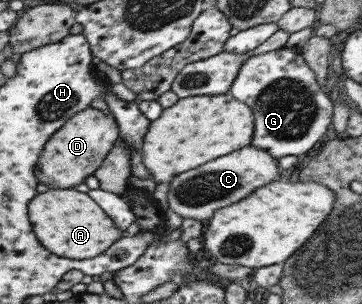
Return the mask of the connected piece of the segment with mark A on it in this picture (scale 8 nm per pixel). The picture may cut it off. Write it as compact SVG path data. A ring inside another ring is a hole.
M50 190L35 194L27 205L28 221L38 243L48 252L71 260L92 259L102 254L123 232L94 204L87 194L76 190Z

